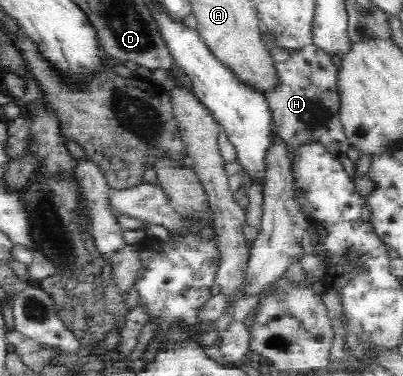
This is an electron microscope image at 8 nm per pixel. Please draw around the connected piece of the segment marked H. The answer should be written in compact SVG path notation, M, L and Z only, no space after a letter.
M315 43L292 50L286 60L275 60L277 84L264 92L271 116L272 126L277 128L287 143L289 156L301 143L319 142L329 153L340 159L349 175L355 172L355 163L347 157L351 141L346 138L340 121L340 94L337 90L337 68L331 55Z

